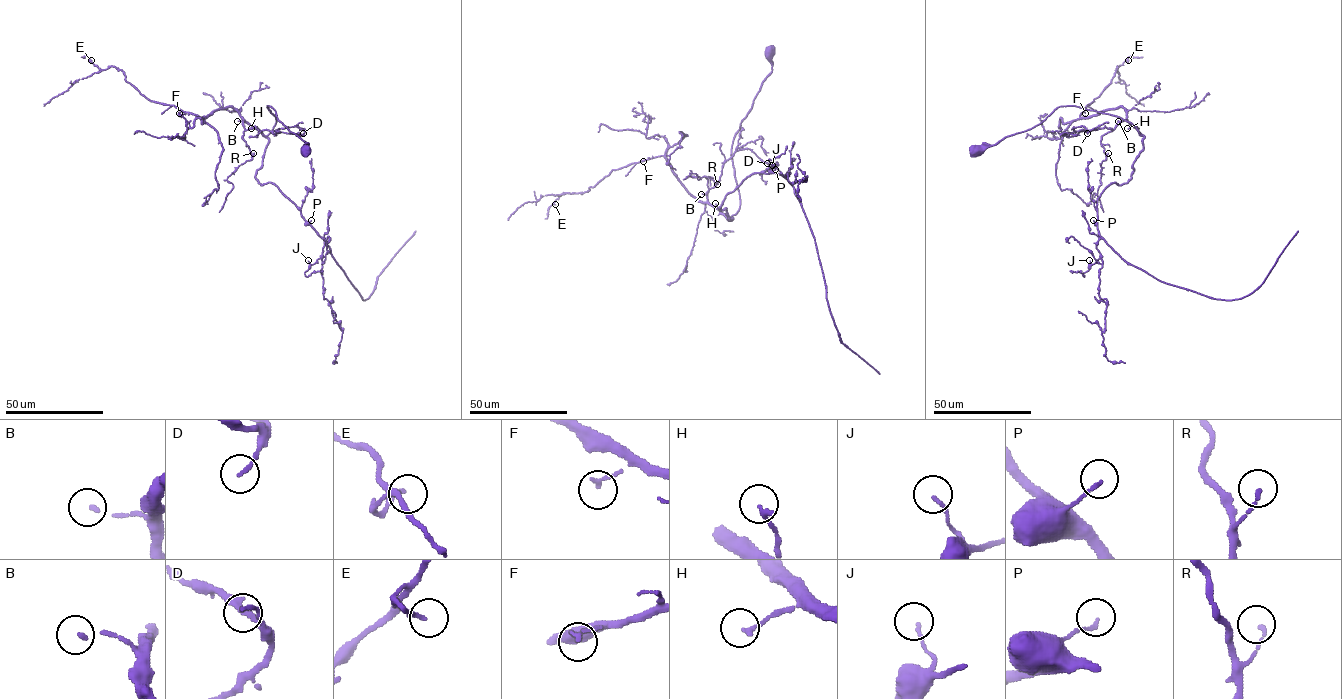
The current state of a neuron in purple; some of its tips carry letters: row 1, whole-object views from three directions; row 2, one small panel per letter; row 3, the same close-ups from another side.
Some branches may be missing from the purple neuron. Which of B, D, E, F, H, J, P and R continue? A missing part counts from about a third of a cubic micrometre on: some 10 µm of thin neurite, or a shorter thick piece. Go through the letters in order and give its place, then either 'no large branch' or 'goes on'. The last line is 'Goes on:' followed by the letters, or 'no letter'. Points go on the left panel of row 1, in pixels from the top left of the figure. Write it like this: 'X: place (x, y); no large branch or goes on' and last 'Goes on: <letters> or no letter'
B: place (237, 121); goes on
D: place (303, 133); no large branch
E: place (91, 60); no large branch
F: place (179, 113); no large branch
H: place (251, 128); no large branch
J: place (308, 260); no large branch
P: place (311, 220); no large branch
R: place (253, 153); no large branch
Goes on: B

